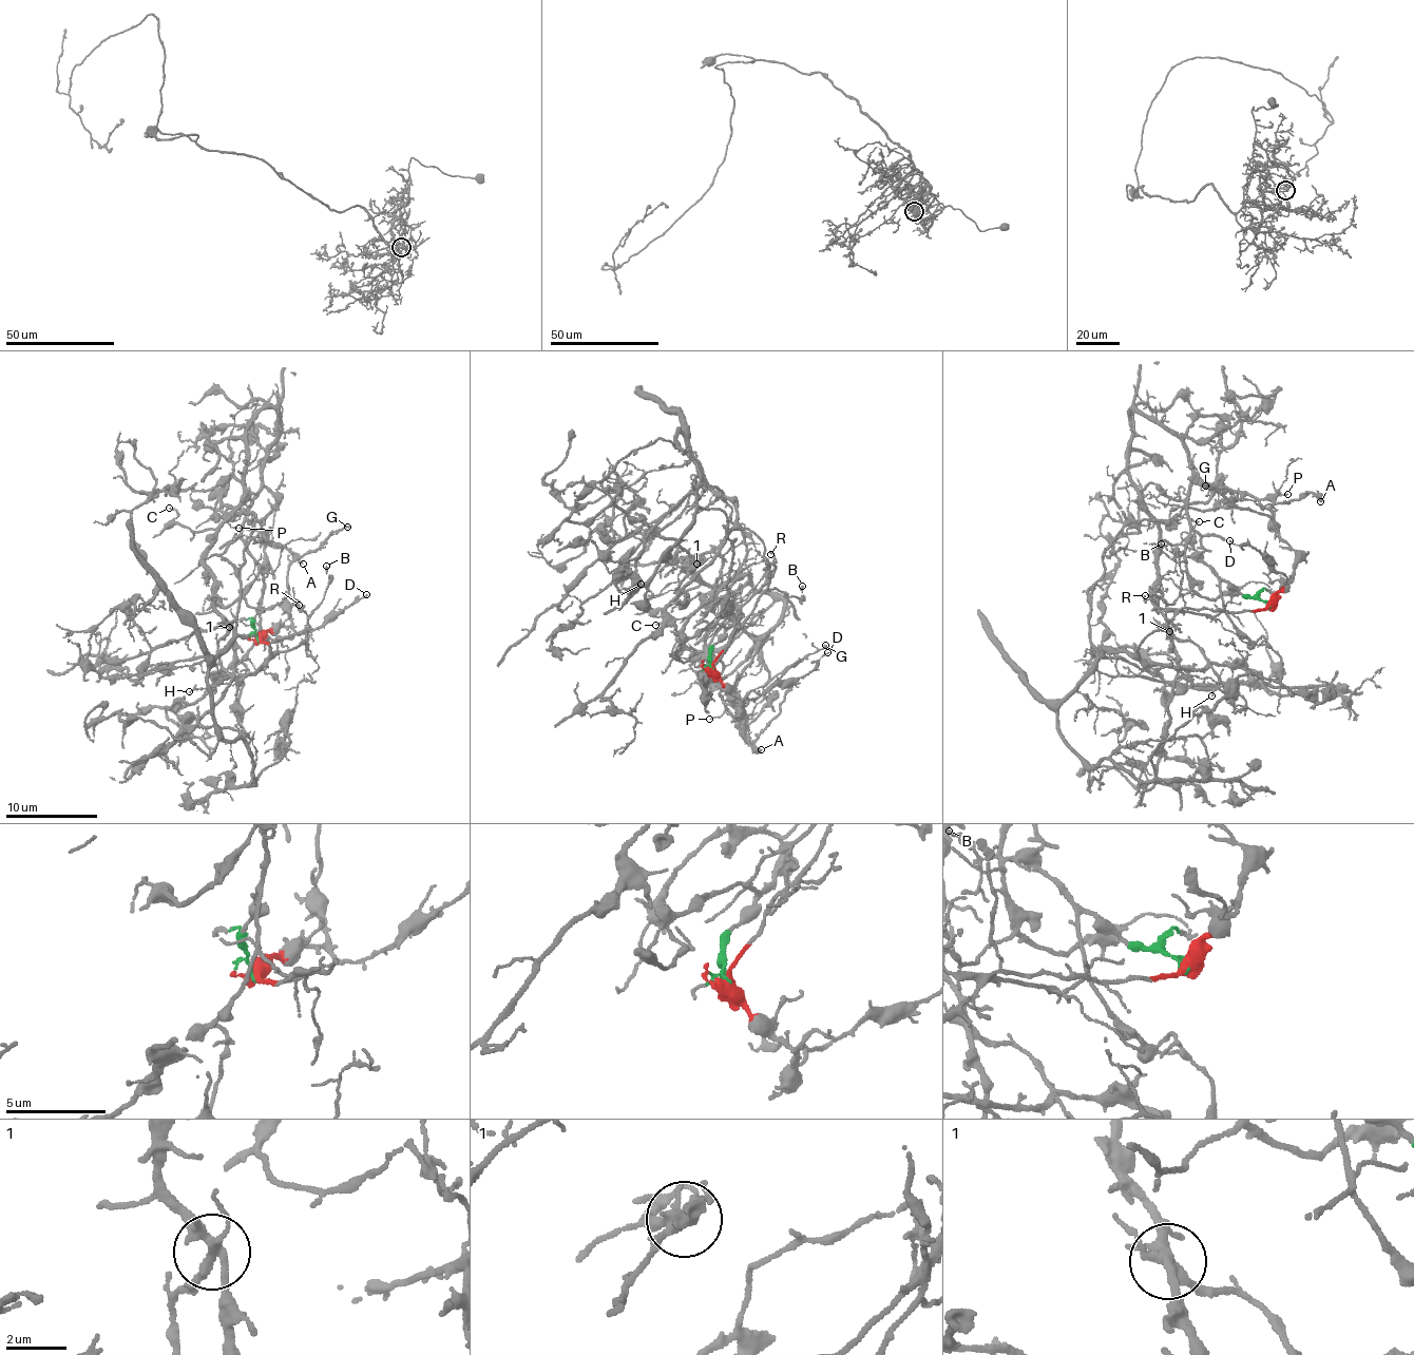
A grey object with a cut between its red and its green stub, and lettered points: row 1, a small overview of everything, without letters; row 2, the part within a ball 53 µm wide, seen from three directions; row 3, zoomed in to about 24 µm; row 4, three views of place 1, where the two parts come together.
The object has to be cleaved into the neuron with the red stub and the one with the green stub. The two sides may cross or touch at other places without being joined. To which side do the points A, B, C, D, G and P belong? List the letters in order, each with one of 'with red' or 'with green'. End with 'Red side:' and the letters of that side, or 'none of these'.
A: with green
B: with red
C: with green
D: with red
G: with red
P: with green
Red side: B, D, G

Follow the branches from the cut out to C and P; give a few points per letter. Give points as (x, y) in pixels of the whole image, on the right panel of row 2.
C: (1265, 607), (1185, 554), (1191, 460), (1135, 409), (1129, 479), (1139, 501), (1174, 545), (1198, 521)
P: (1265, 607), (1260, 599), (1244, 598), (1187, 555), (1188, 485), (1196, 474), (1247, 494), (1265, 498), (1287, 494)

